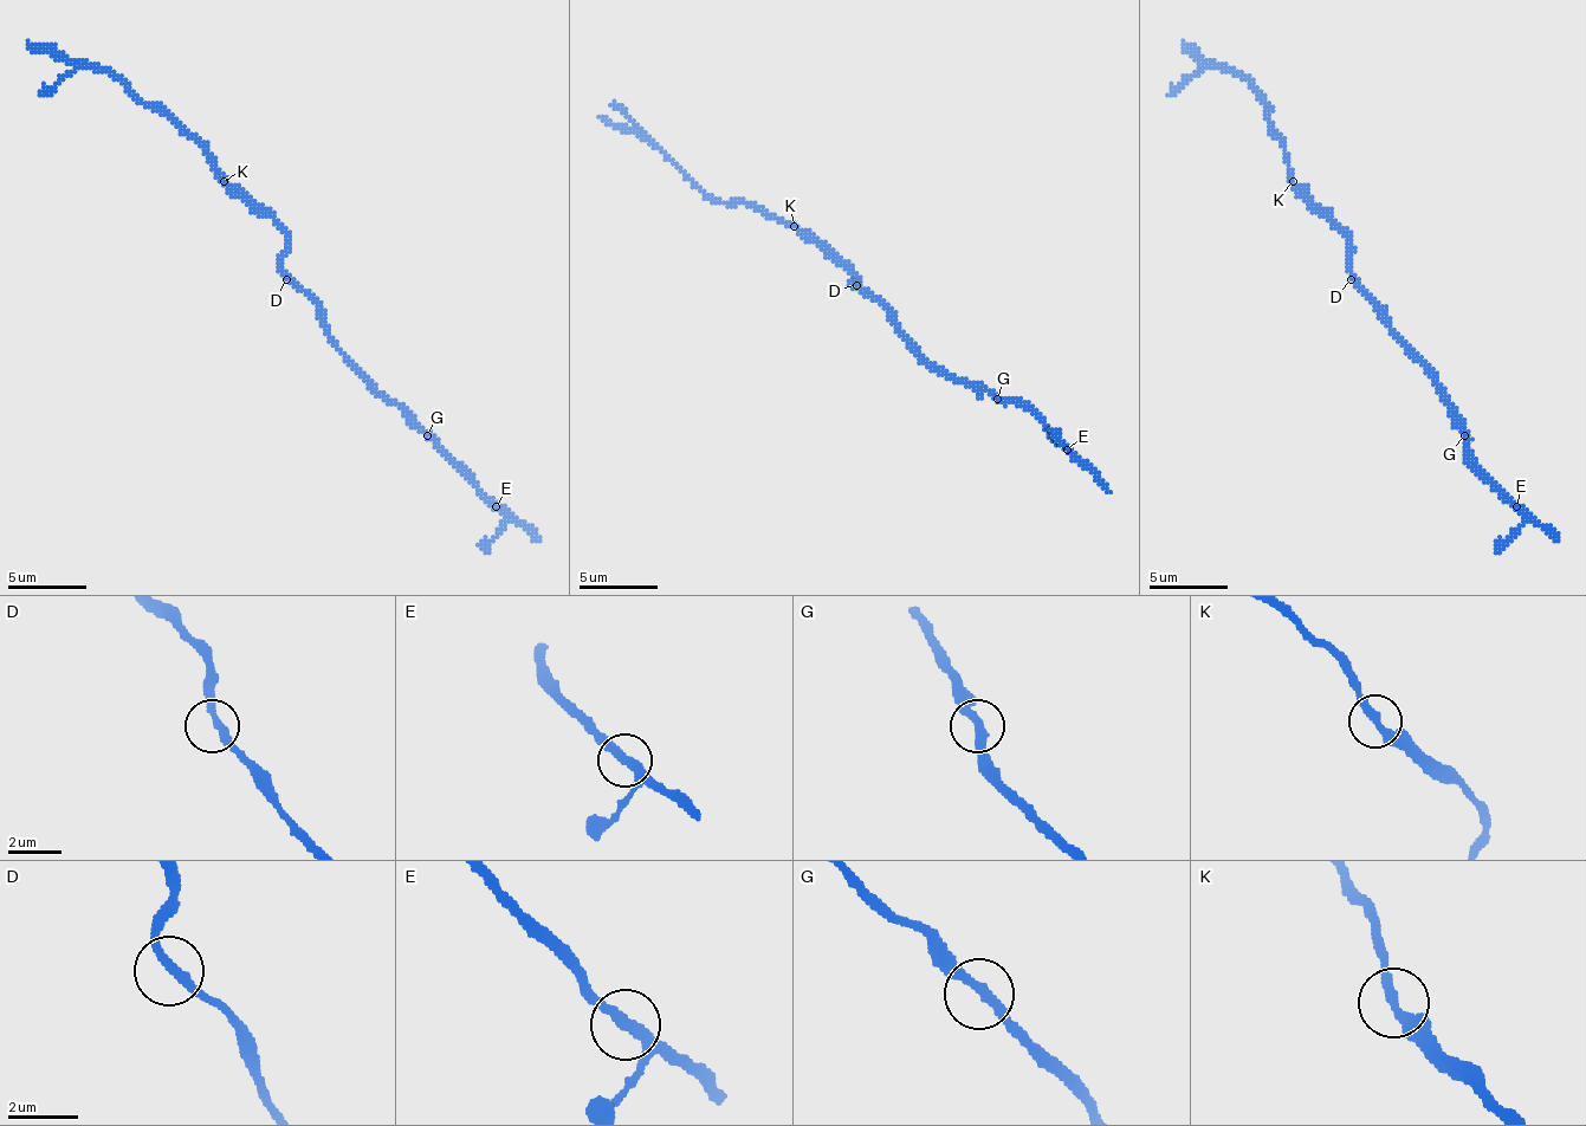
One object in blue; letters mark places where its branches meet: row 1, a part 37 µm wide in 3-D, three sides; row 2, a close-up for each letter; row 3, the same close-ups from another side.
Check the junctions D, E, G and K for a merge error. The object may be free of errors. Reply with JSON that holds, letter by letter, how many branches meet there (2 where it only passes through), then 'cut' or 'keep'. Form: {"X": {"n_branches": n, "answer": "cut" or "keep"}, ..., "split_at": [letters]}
{"D": {"n_branches": 2, "answer": "keep"}, "E": {"n_branches": 2, "answer": "keep"}, "G": {"n_branches": 2, "answer": "keep"}, "K": {"n_branches": 2, "answer": "keep"}, "split_at": []}

